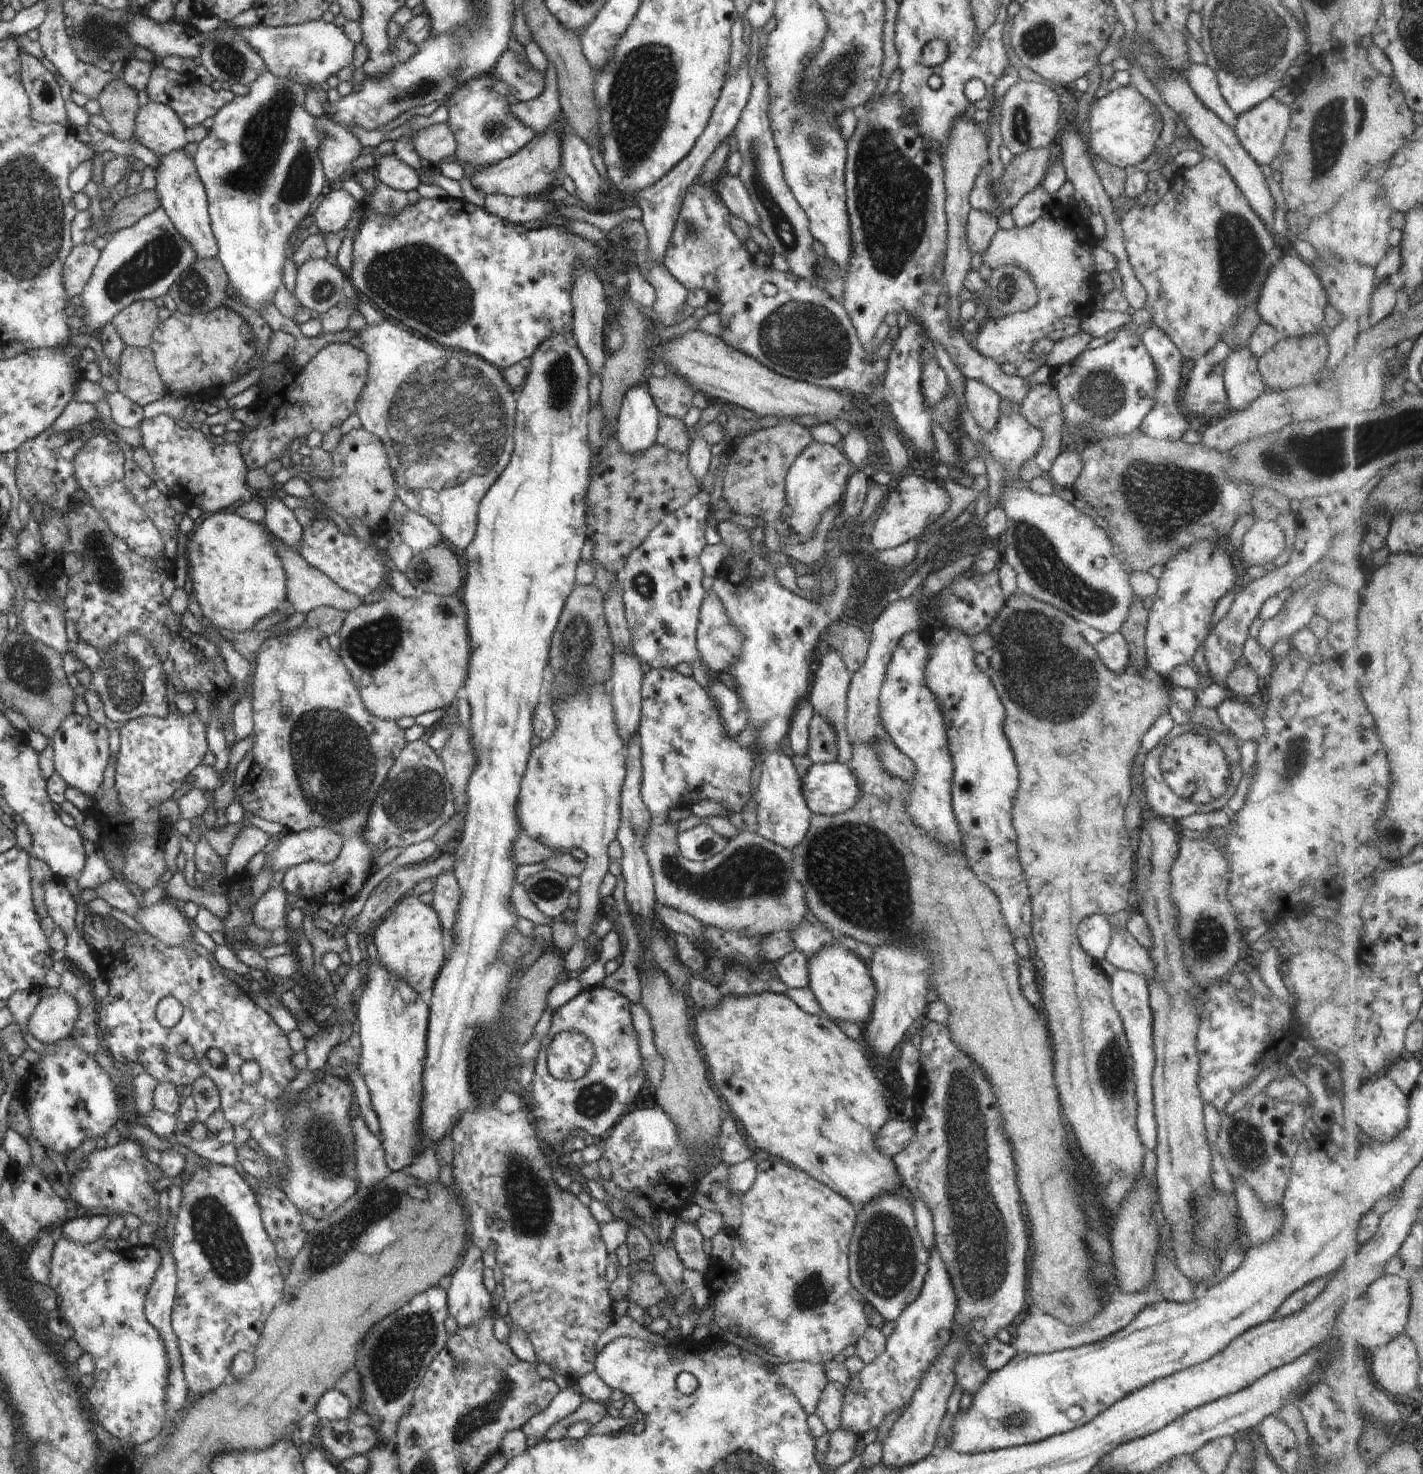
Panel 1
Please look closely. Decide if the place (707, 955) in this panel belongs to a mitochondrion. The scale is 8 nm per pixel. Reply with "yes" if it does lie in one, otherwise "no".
no

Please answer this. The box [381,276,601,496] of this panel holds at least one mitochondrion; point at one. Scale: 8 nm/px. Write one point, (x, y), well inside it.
(562, 378)

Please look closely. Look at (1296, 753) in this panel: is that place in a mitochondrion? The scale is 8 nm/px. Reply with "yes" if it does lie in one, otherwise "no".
yes

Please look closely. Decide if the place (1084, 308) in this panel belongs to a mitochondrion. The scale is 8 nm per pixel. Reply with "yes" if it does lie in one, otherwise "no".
no

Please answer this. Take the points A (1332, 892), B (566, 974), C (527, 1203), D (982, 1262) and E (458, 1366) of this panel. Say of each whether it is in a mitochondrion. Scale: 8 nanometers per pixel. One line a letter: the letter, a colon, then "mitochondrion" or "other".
A: other
B: other
C: mitochondrion
D: mitochondrion
E: mitochondrion

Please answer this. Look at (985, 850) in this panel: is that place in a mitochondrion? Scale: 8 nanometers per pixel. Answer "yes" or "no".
no

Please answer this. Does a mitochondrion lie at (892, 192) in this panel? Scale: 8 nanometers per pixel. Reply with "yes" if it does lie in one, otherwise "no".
yes

